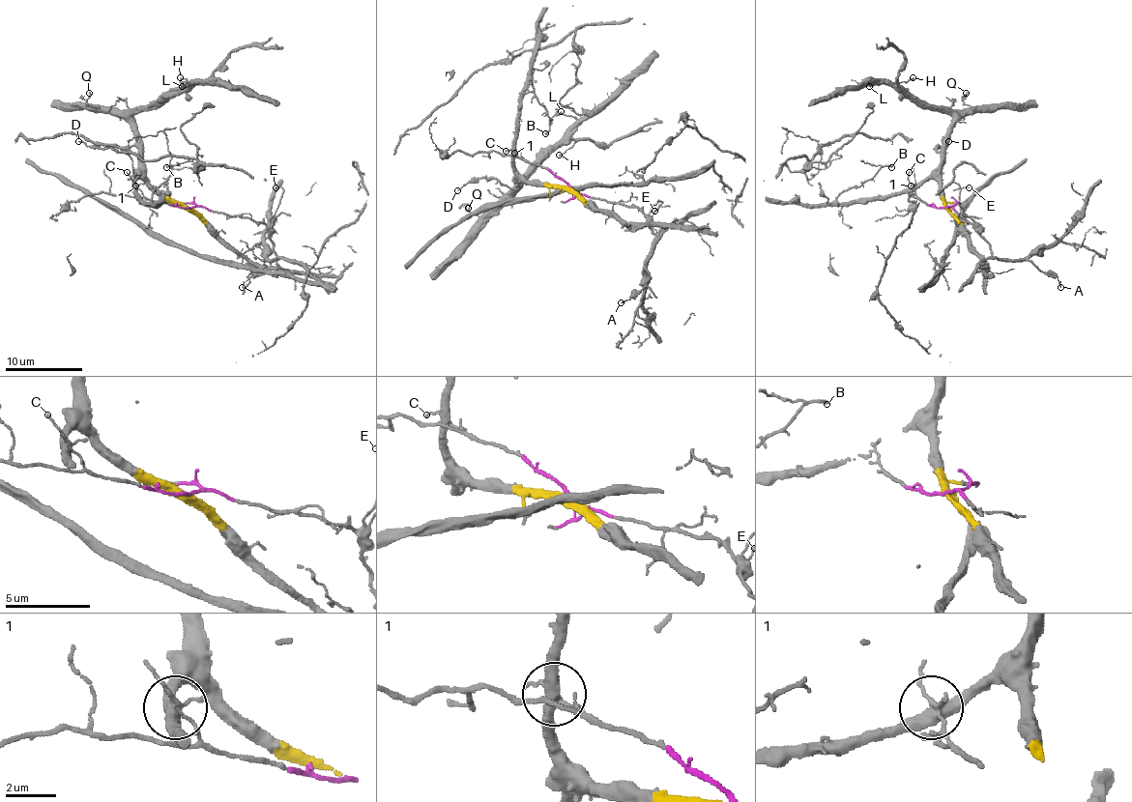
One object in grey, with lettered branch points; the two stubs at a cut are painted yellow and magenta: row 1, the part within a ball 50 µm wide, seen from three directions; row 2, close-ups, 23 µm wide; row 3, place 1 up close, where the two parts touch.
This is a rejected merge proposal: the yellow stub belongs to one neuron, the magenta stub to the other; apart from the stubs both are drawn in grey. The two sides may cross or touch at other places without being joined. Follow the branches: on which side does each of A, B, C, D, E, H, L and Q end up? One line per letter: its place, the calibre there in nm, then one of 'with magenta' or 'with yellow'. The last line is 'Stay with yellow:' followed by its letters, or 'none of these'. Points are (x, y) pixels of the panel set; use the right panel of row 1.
A: (1060, 287) | 120 nm | with magenta
B: (891, 167) | 170 nm | with yellow
C: (909, 172) | 100 nm | with magenta
D: (948, 141) | 100 nm | with yellow
E: (969, 187) | 80 nm | with magenta
H: (913, 77) | 140 nm | with yellow
L: (869, 86) | 160 nm | with yellow
Q: (966, 93) | 160 nm | with yellow
Stay with yellow: B, D, H, L, Q

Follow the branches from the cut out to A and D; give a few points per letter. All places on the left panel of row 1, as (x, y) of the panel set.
A: (189, 208), (260, 221), (268, 231), (275, 258), (268, 260), (264, 273), (254, 273), (241, 286)
D: (189, 208), (168, 202), (149, 183), (143, 173), (143, 154), (135, 146), (116, 152), (77, 140)

